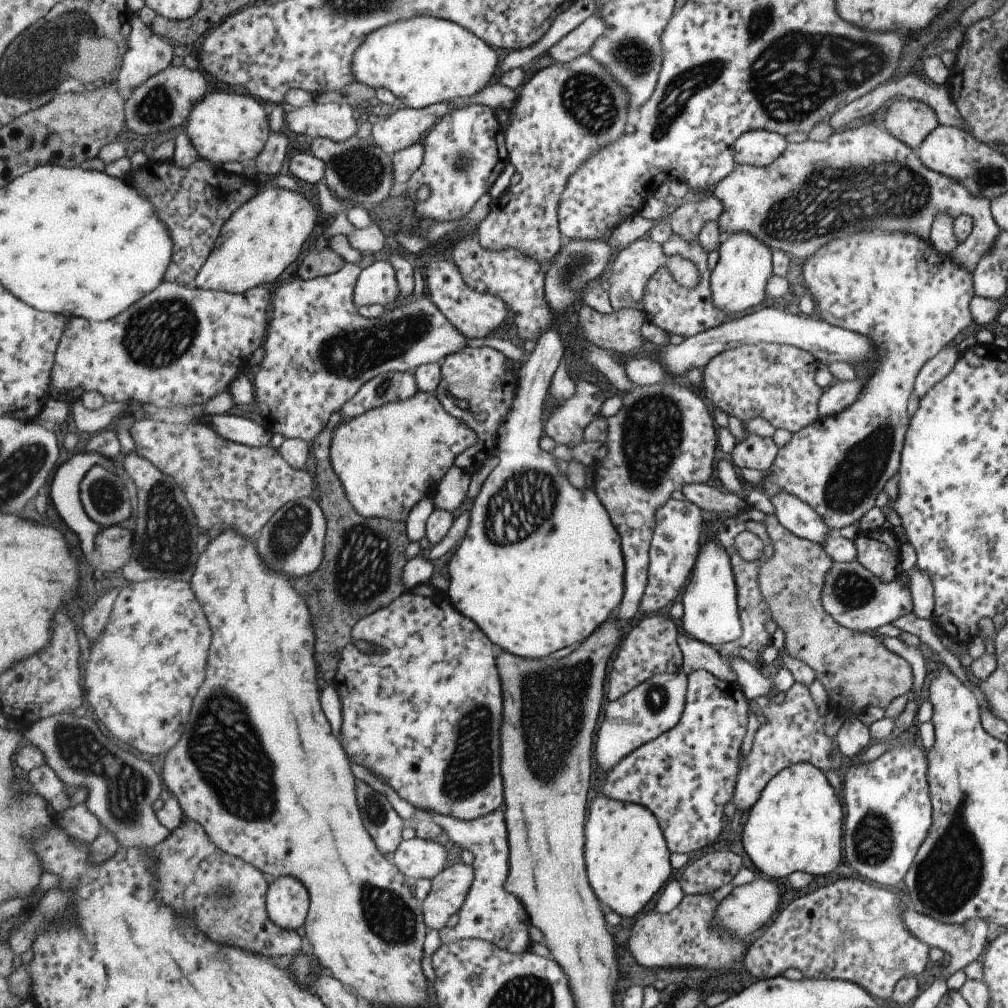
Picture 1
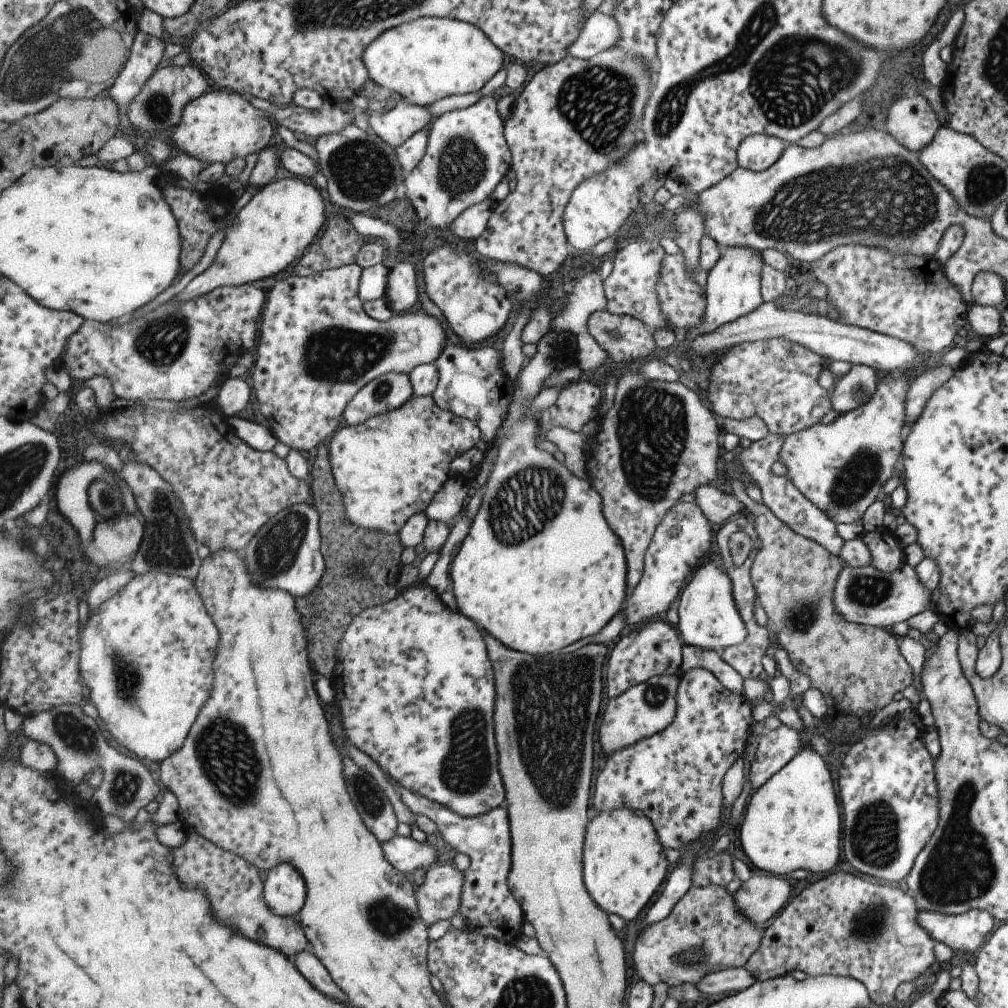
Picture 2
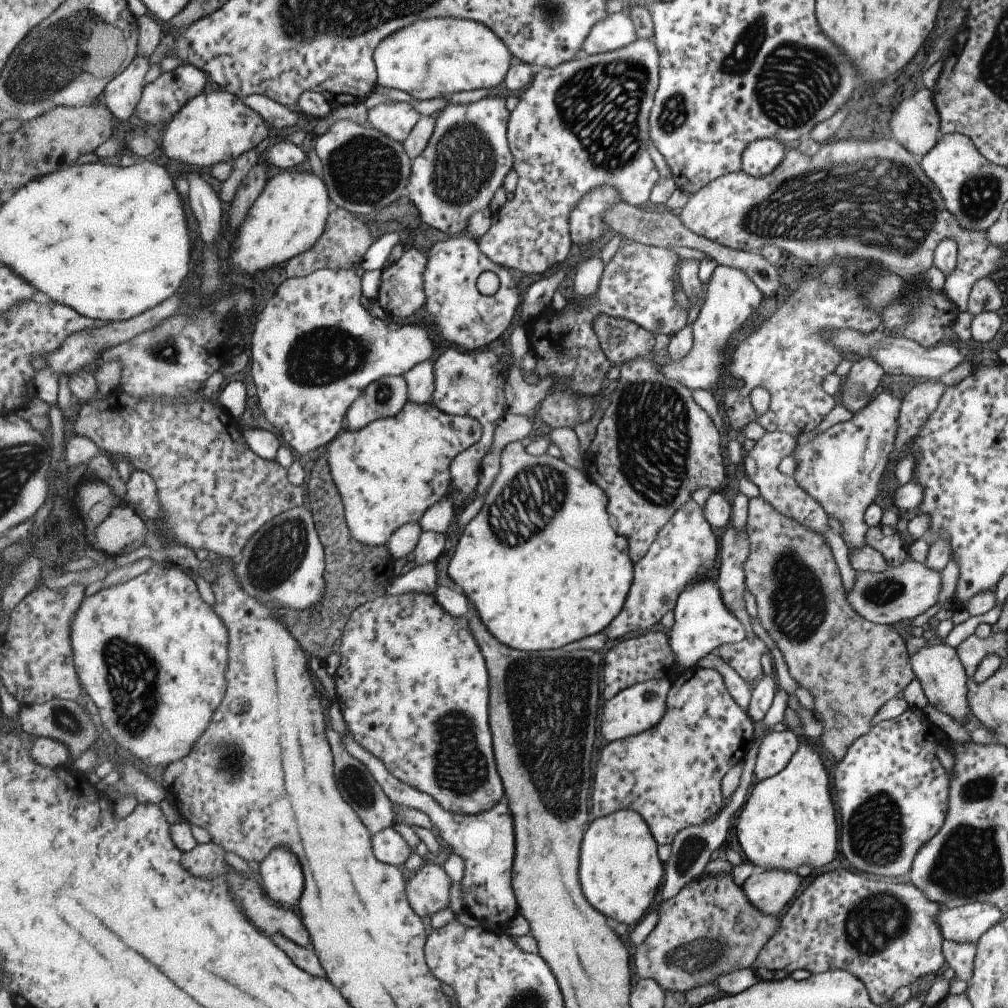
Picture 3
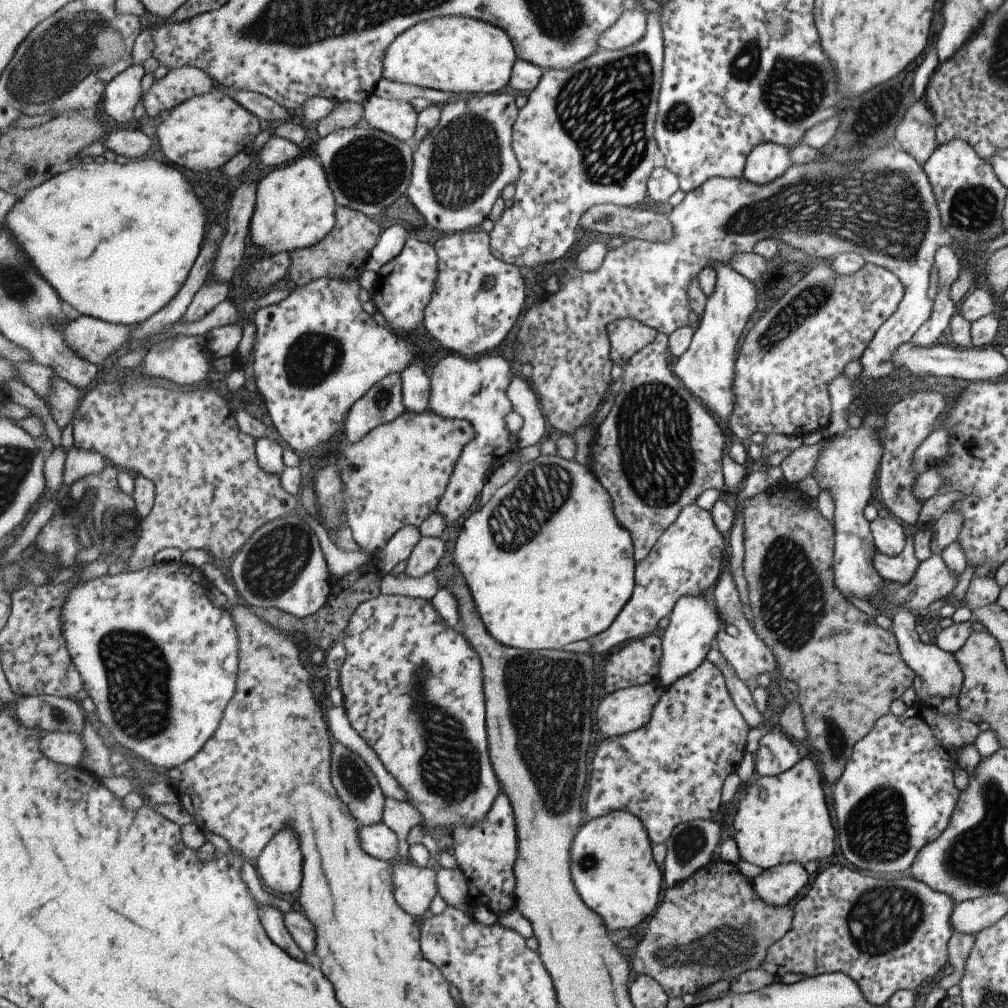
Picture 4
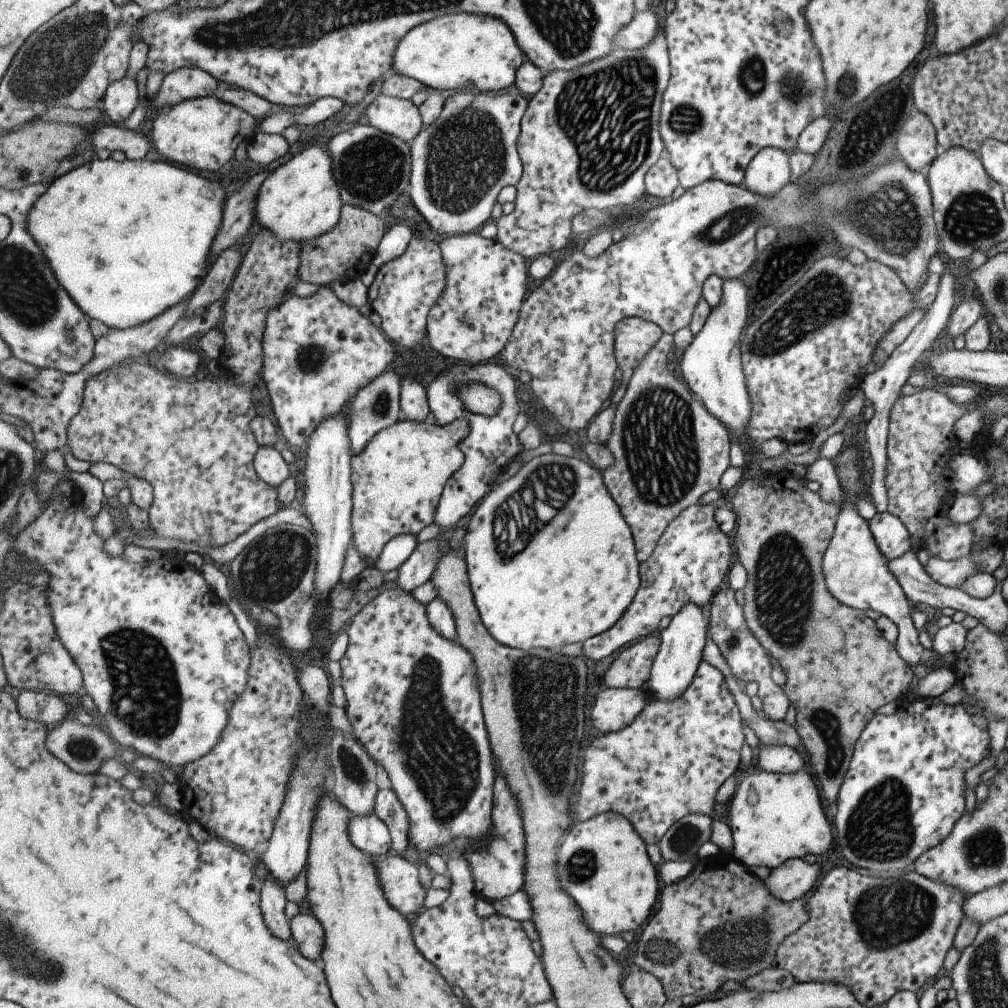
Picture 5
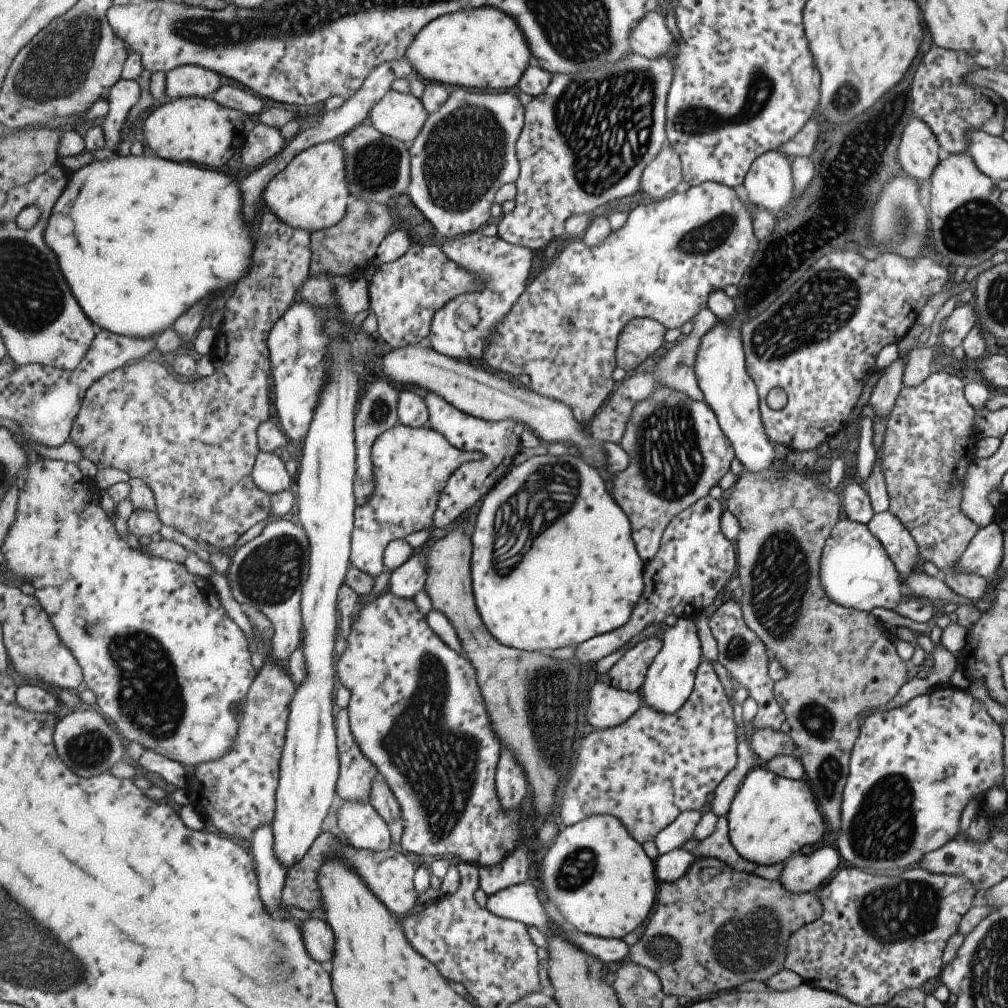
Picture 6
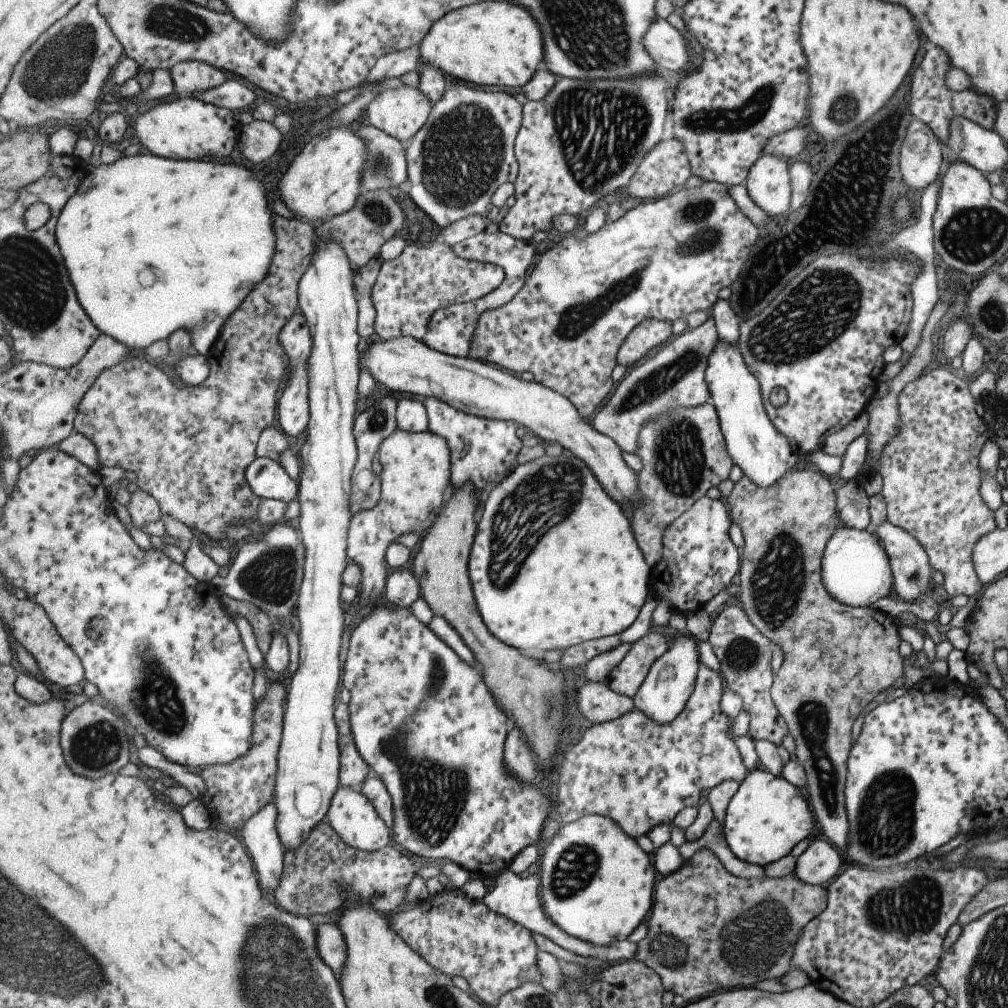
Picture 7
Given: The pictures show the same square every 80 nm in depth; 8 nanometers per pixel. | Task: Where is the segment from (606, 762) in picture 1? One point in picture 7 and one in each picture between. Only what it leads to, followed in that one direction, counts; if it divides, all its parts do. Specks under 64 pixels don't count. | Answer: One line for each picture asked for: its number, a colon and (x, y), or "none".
2: (646, 709)
3: (637, 709)
4: (626, 710)
5: (614, 709)
6: (608, 707)
7: (599, 703)

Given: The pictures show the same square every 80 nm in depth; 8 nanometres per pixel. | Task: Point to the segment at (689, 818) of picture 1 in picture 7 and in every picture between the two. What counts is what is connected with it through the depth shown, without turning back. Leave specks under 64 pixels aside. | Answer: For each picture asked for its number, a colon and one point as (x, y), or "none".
2: (677, 777)
3: (672, 775)
4: (673, 770)
5: (672, 762)
6: (648, 771)
7: (643, 774)

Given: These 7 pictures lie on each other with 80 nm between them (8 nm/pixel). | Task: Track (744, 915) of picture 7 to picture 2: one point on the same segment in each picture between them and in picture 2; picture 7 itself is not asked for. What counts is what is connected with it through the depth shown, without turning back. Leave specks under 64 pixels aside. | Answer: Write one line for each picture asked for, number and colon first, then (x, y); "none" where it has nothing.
2: (705, 933)
3: (710, 929)
4: (713, 926)
5: (719, 923)
6: (715, 920)

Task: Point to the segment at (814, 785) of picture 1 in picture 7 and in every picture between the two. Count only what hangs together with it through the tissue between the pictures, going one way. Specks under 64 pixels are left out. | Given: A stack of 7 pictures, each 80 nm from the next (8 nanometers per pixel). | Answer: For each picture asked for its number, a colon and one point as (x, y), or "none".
2: (791, 821)
3: (786, 820)
4: (779, 819)
5: (772, 818)
6: (770, 817)
7: (766, 817)

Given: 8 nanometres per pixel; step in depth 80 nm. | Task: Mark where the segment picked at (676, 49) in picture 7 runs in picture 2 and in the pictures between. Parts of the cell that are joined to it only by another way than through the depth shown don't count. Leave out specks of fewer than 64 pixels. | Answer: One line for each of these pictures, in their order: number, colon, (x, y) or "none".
2: (601, 32)
3: (615, 31)
4: (629, 29)
5: (643, 28)
6: (652, 38)

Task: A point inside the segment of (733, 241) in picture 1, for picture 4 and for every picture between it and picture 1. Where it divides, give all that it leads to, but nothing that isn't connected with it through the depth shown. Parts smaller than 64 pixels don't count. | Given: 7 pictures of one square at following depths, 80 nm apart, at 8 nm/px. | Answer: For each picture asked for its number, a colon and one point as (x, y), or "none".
2: (732, 291)
3: (731, 297)
4: (706, 368)

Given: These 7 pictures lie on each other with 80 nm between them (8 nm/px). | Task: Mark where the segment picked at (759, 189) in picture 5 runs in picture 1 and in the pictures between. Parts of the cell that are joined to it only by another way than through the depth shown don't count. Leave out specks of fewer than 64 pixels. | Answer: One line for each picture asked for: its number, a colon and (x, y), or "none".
1: (758, 147)
2: (757, 152)
3: (761, 156)
4: (766, 161)

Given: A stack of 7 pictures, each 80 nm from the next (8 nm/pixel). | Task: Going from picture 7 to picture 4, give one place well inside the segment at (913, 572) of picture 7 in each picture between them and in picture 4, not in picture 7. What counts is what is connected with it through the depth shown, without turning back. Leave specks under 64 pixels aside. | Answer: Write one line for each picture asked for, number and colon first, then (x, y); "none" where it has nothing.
4: (887, 534)
5: (891, 537)
6: (897, 543)

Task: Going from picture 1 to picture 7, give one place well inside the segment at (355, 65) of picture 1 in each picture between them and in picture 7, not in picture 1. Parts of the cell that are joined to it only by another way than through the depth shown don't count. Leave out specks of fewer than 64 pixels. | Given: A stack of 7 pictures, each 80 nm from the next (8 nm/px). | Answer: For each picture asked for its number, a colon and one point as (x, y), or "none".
2: (425, 60)
3: (431, 58)
4: (463, 55)
5: (456, 52)
6: (485, 48)
7: (496, 43)

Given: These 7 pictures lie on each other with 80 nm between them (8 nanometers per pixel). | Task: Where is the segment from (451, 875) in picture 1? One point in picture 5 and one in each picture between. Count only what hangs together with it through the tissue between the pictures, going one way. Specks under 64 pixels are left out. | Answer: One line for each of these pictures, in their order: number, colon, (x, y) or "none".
2: (439, 898)
3: (430, 889)
4: (416, 888)
5: (400, 878)

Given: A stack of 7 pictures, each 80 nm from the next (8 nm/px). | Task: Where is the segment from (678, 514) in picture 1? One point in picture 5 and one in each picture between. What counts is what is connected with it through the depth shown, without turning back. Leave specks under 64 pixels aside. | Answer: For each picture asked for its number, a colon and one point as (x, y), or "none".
2: (680, 546)
3: (684, 551)
4: (686, 561)
5: (688, 564)

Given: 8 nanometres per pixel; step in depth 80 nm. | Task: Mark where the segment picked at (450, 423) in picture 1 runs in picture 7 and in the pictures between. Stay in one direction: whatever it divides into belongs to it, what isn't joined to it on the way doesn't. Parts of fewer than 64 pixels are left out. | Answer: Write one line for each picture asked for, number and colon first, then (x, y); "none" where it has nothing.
2: (389, 468)
3: (390, 473)
4: (395, 477)
5: (399, 479)
6: (412, 466)
7: (416, 477)

